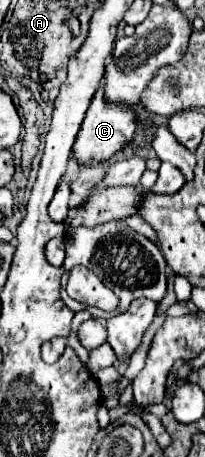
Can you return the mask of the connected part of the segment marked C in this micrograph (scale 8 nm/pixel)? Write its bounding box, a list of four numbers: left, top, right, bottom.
[74,89,136,165]

